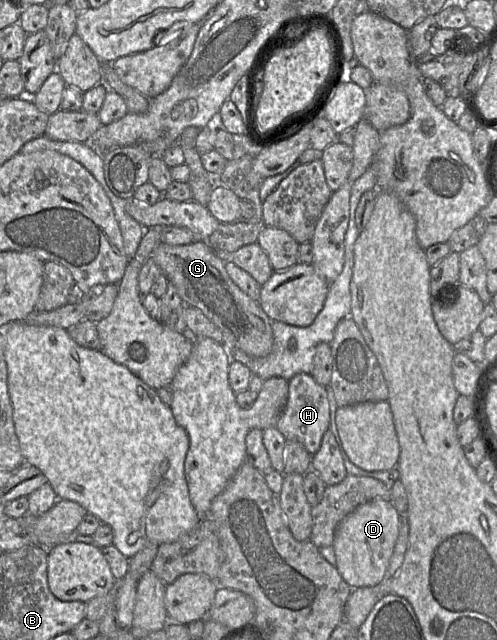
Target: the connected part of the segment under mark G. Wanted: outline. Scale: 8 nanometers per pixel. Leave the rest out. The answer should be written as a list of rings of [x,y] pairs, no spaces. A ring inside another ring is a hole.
[[[207,241],[184,245],[159,243],[151,257],[162,273],[175,286],[185,305],[203,312],[222,332],[222,345],[229,351],[239,349],[251,357],[265,357],[273,347],[272,320],[258,301],[244,293],[230,278],[225,260],[219,257]]]

